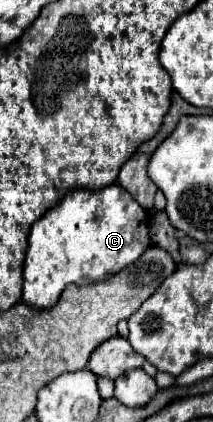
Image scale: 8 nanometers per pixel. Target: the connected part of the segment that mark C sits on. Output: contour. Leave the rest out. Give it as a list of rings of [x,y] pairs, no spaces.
[[[112,184],[102,190],[72,190],[68,196],[52,210],[48,210],[38,222],[34,222],[28,250],[24,260],[24,282],[22,282],[22,302],[34,310],[50,310],[56,306],[66,284],[92,284],[104,280],[112,272],[132,264],[134,260],[150,248],[148,234],[148,212],[138,206],[134,198],[128,196],[118,184]]]

